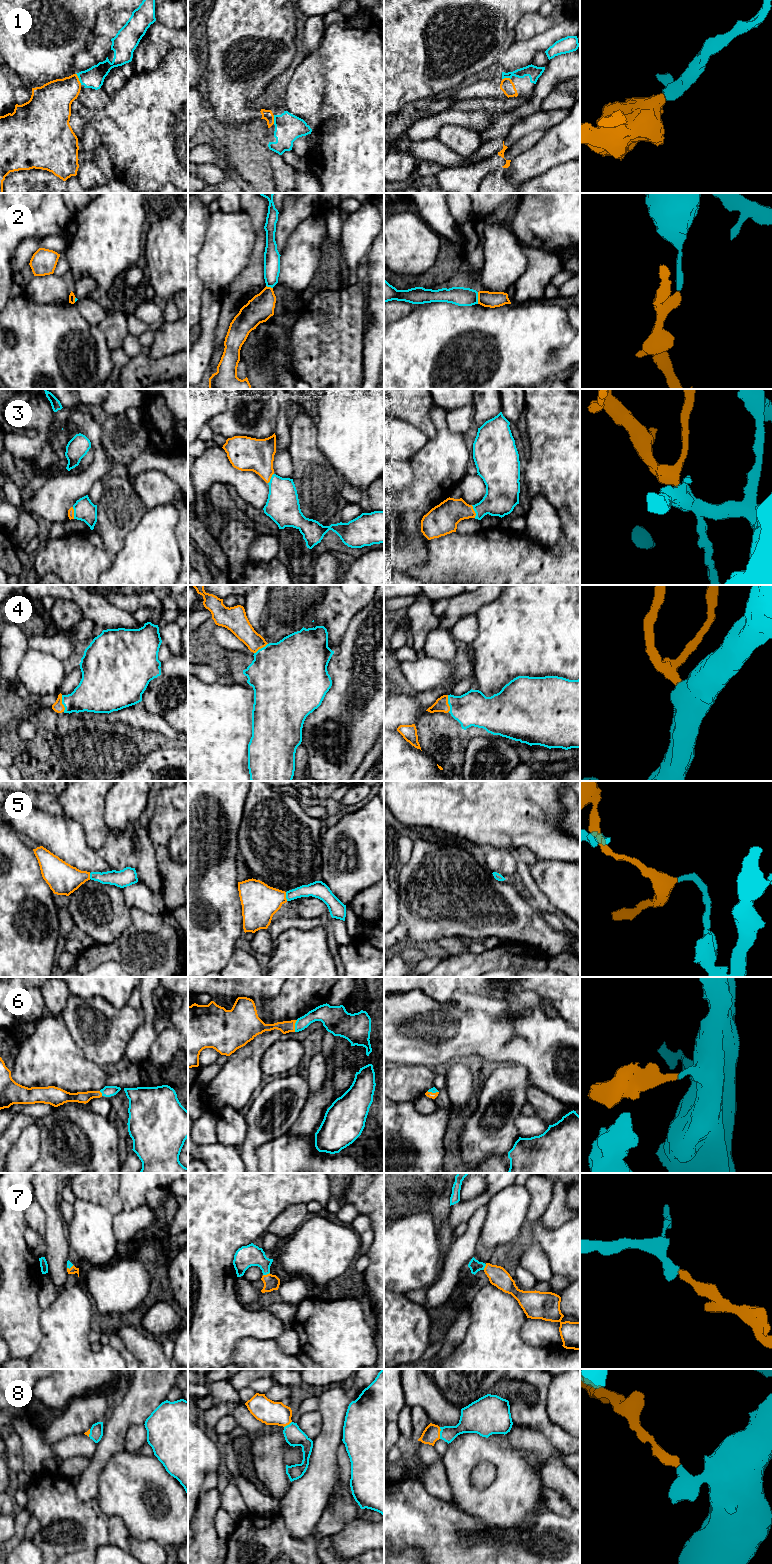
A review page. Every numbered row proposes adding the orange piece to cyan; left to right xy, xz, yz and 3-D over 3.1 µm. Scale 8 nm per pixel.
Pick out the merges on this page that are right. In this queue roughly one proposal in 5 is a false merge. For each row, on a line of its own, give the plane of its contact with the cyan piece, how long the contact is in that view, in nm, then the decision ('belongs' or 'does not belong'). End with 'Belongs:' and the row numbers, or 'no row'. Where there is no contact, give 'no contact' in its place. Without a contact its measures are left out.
1: meets cyan in xy; contact 100 nm long; belongs
2: meets cyan in yz; contact 100 nm long; does not belong
3: meets cyan in yz; contact 110 nm long; belongs
4: meets cyan in xy; contact 140 nm long; belongs
5: meets cyan in xz; contact 70 nm long; belongs
6: meets cyan in xz; contact 100 nm long; belongs
7: meets cyan in xz; contact 60 nm long; belongs
8: meets cyan in yz; contact 100 nm long; belongs
Belongs: 1, 3, 4, 5, 6, 7, 8

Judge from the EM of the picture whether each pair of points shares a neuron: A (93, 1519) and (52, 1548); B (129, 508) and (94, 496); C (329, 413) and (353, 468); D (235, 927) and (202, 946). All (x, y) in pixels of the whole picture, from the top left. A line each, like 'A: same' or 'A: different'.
A: same
B: different
C: same
D: same

